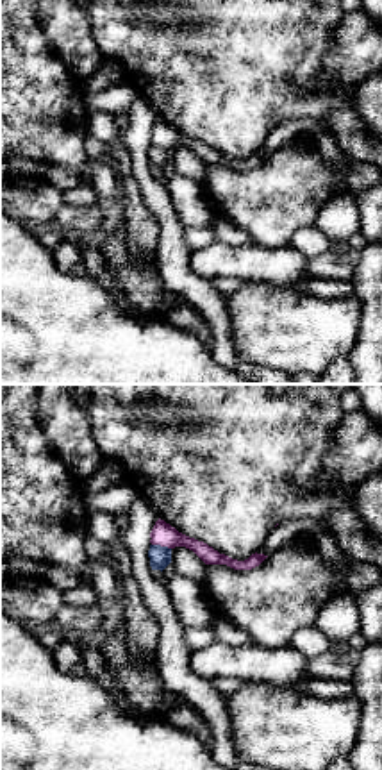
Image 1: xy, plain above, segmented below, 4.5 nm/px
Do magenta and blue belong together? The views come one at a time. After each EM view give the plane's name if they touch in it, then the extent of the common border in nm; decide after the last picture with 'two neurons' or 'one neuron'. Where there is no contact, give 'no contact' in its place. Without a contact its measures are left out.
contact in xy; length 90 nm

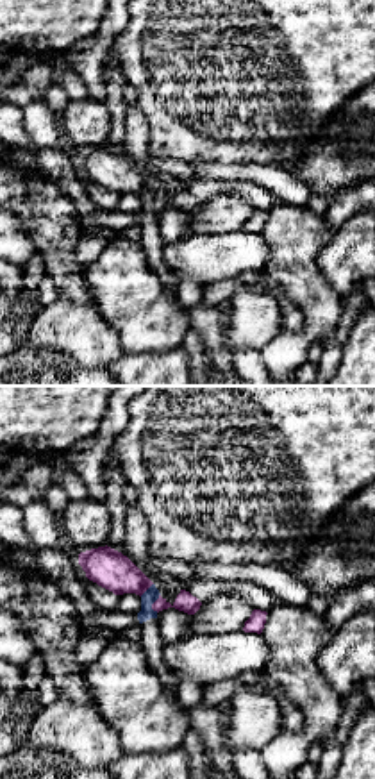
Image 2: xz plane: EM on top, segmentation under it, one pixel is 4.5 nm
contact in xz; length 90 nm

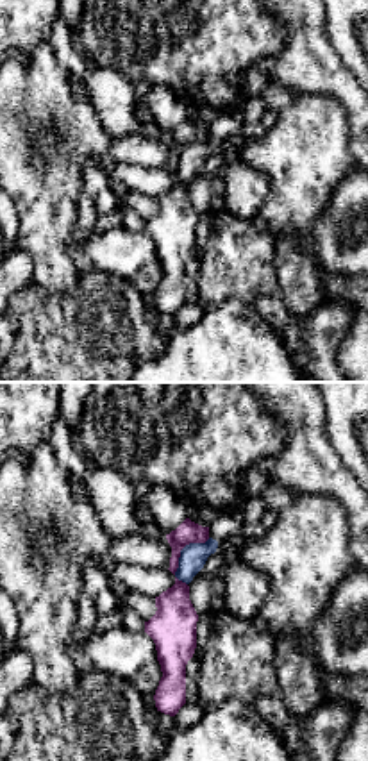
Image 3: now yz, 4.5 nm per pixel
contact in yz; length 240 nm

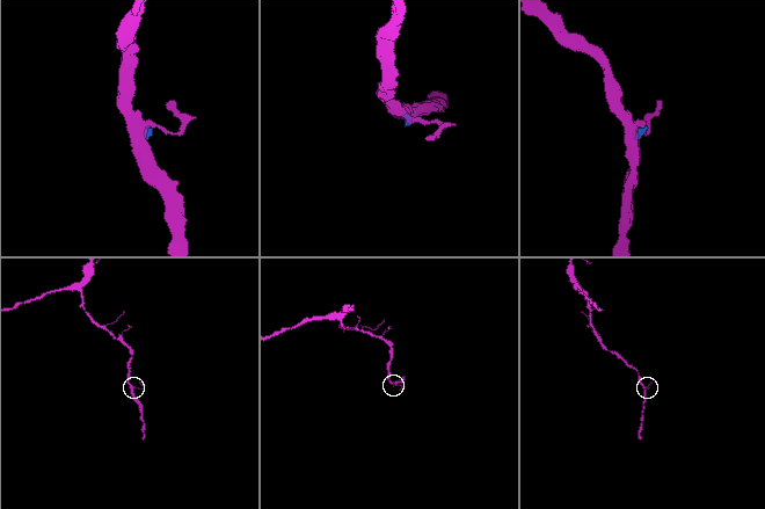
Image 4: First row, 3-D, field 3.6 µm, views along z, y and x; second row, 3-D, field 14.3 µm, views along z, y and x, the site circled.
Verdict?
two neurons

